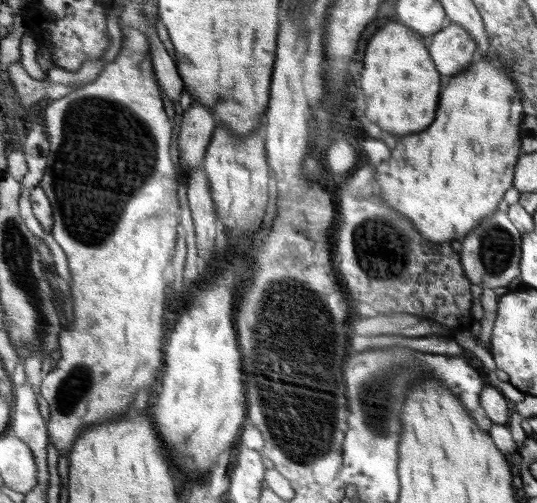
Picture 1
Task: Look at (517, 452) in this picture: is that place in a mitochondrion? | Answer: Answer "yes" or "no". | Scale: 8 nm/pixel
no

